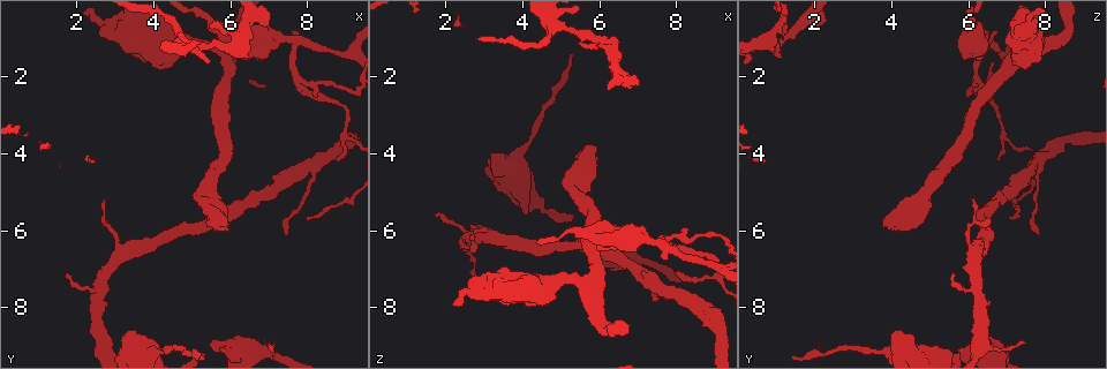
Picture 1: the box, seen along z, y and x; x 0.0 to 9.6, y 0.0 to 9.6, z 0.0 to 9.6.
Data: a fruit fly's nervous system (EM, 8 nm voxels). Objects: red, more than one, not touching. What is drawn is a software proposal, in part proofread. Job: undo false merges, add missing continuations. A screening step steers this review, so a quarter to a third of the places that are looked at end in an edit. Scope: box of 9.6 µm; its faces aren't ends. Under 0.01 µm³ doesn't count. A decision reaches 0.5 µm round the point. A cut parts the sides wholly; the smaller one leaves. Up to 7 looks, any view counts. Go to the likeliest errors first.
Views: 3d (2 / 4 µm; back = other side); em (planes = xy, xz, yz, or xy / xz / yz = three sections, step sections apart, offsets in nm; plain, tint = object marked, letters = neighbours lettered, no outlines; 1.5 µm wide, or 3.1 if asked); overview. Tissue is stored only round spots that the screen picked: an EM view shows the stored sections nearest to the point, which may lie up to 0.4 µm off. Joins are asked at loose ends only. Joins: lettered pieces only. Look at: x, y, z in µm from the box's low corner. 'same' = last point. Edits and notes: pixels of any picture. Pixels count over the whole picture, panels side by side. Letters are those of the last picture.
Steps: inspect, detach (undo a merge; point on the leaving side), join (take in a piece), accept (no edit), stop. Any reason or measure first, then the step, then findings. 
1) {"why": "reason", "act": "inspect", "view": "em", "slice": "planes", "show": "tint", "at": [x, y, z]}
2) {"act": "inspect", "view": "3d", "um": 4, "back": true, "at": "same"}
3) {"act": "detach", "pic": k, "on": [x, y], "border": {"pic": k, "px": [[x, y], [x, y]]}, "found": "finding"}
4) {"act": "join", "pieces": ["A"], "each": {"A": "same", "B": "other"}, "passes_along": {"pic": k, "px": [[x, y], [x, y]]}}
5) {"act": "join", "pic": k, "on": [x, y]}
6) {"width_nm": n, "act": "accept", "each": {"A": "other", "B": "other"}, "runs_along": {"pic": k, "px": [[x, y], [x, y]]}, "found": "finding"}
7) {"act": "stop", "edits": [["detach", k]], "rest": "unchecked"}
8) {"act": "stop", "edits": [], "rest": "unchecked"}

{"why": "an open end", "act": "inspect", "view": "em", "slice": "xy", "step": 8, "show": "letters", "at": [6.45, 1.50, 1.00]}

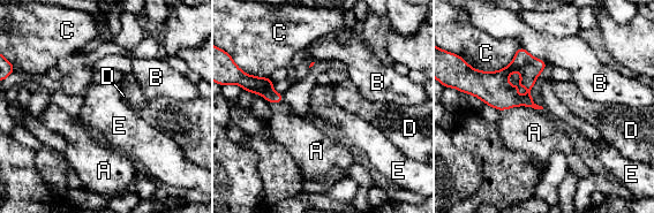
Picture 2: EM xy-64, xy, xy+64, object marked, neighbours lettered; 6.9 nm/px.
{"act": "join", "pieces": ["A"], "each": {"A": "same", "B": "other", "C": "other", "D": "other", "E": "other"}, "passes_along": {"pic": 2, "px": [[491, 88], [520, 105], [534, 132]]}, "found": "the neuron continues"}

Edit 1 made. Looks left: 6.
{"why": "two arms at a narrow angle", "act": "inspect", "view": "3d", "um": 4, "at": [7.70, 2.05, 6.20]}

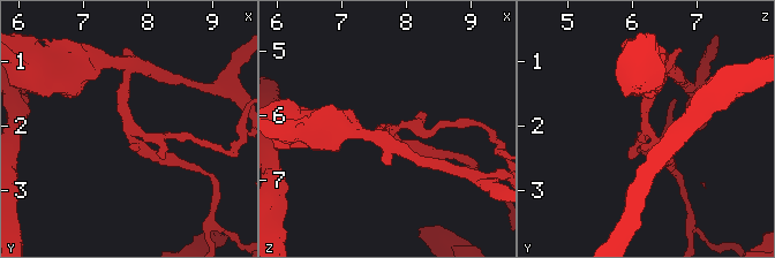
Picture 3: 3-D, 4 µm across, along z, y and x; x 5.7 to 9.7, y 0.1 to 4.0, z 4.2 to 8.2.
{"arms": 3, "why": "shape alone is not enough", "act": "inspect", "view": "em", "slice": "yz", "step": 4, "show": "tint", "at": [7.75, 2.10, 6.20]}

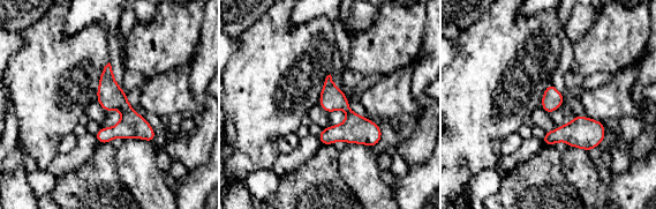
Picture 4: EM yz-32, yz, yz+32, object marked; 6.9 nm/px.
{"why": "another direction", "act": "inspect", "view": "em", "slice": "planes", "show": "letters", "at": "same"}

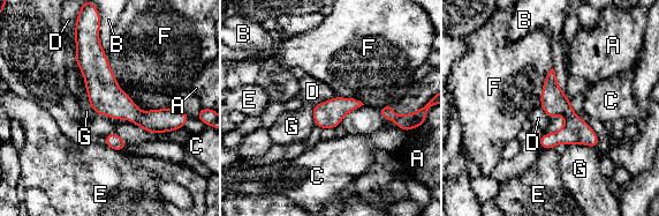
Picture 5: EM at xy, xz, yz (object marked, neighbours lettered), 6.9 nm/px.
{"longest_contact_nm": ["F", 380], "act": "accept", "each": {"A": "other", "B": "other", "C": "other", "D": "other", "E": "other", "F": "other", "G": "other"}, "found": "continuous, no second neuron"}

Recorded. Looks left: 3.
{"why": "free end", "act": "inspect", "view": "em", "slice": "yz", "step": 4, "show": "letters", "at": [8.70, 4.20, 6.80]}

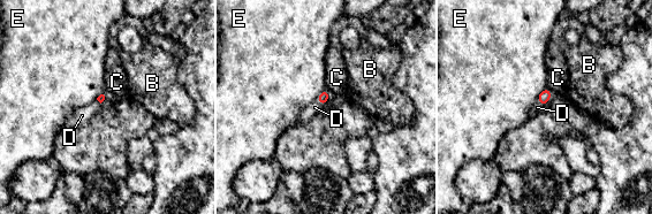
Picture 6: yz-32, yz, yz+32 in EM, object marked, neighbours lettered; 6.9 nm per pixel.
{"act": "join", "pieces": ["D"], "each": {"B": "other", "C": "other", "D": "same", "E": "other"}, "passes_along": {"pic": 6, "px": [[323, 98], [319, 102], [315, 107]]}, "found": "the neuron continues"}

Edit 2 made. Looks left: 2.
{"act": "stop", "edits": [["join", 2], ["join", 6]], "rest": "unchecked"}

